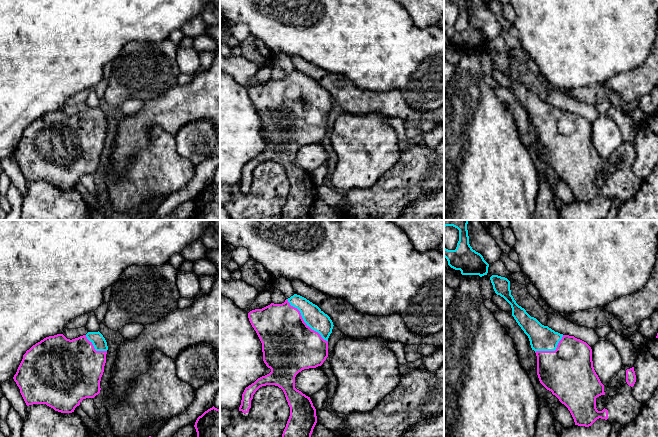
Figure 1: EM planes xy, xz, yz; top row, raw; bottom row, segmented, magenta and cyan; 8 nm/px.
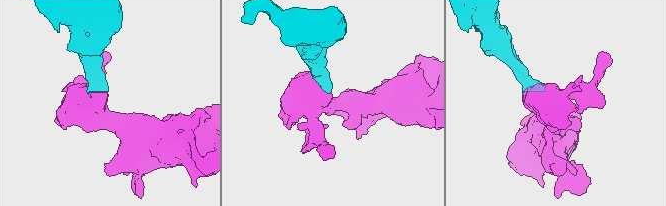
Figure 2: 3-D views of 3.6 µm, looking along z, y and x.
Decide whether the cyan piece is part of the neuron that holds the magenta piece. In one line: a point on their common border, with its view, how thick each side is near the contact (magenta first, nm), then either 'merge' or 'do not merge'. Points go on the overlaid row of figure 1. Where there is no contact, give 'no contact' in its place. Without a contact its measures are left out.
contact xz (303, 321); calibres 440 and 170 nm; merge

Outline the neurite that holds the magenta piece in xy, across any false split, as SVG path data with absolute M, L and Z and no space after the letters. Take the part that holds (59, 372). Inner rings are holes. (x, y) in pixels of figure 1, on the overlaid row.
M99 331L72 340L63 334L49 336L26 351L13 379L27 406L46 404L55 411L72 413L83 399L100 393L107 350L107 342Z

